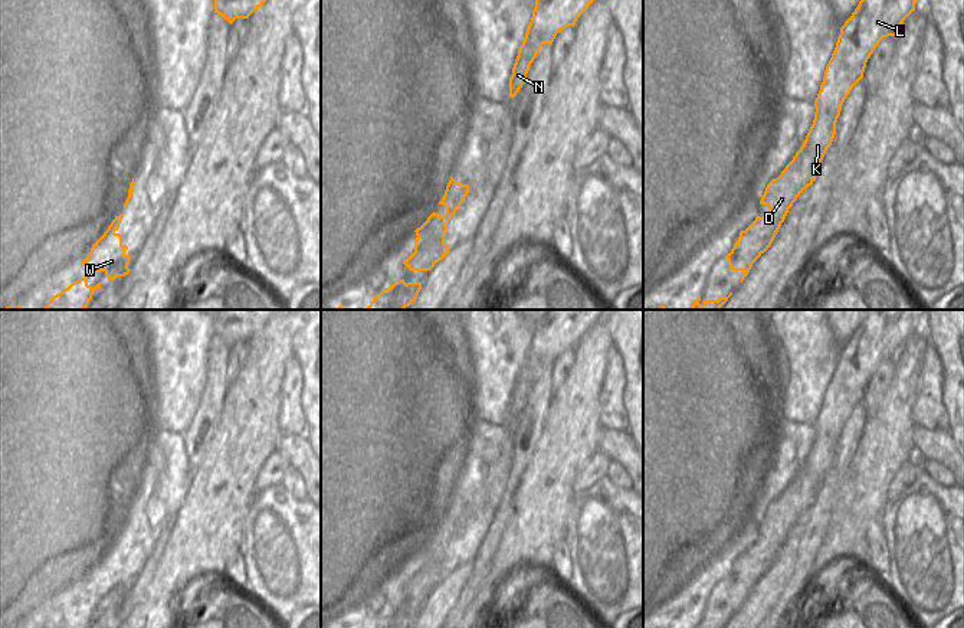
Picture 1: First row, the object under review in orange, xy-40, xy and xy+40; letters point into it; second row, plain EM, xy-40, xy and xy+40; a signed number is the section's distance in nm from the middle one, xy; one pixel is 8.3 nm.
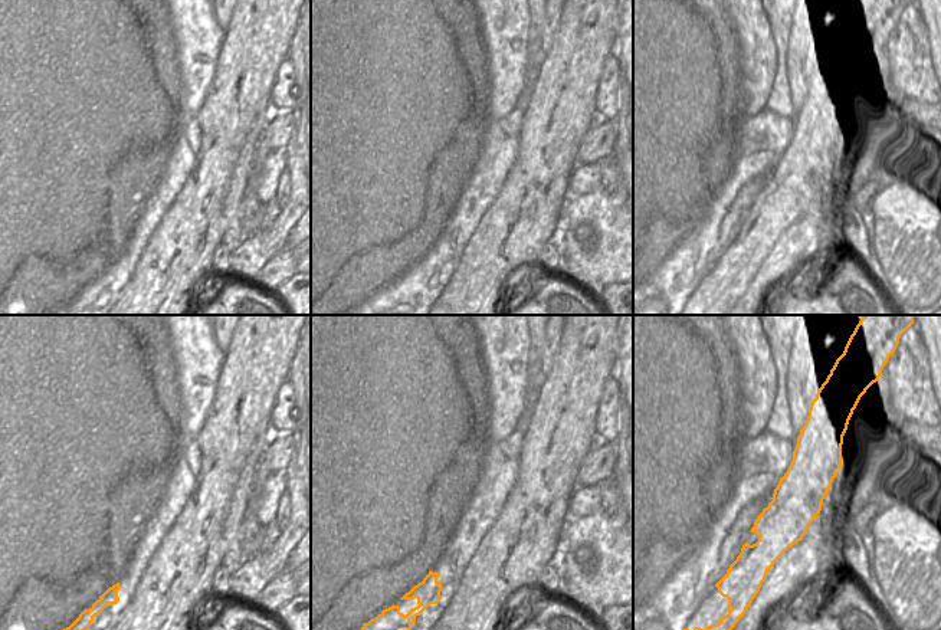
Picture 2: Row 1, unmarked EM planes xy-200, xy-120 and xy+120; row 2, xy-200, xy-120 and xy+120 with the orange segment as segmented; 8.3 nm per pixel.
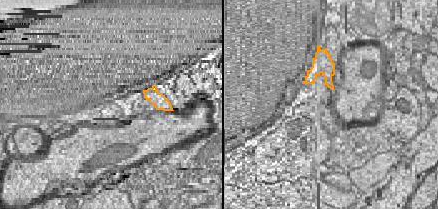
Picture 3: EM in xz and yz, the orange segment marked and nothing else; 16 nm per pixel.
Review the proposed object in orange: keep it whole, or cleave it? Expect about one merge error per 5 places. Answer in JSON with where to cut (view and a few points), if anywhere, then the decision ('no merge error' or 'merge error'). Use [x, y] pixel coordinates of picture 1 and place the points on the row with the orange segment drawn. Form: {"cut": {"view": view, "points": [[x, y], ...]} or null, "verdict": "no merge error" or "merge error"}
{"cut": null, "verdict": "no merge error"}

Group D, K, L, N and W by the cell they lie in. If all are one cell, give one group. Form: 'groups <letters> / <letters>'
groups D K L N W

